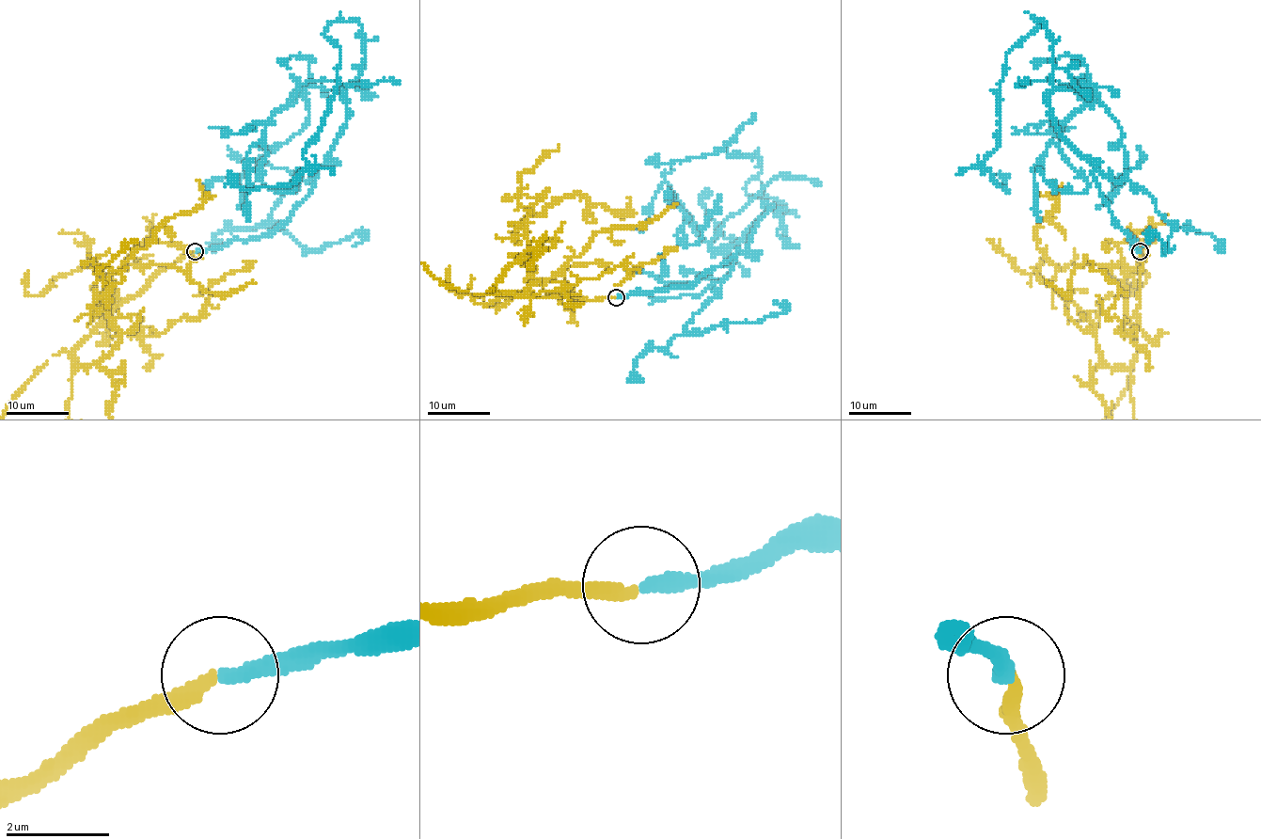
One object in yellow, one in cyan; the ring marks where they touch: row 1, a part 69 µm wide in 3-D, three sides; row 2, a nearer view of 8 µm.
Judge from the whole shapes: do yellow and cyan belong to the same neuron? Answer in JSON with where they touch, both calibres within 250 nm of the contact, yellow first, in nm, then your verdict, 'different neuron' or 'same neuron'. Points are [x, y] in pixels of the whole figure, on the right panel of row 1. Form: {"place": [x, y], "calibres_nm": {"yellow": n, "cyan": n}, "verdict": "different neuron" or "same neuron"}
{"place": [1140, 251], "calibres_nm": {"yellow": 280, "cyan": 280}, "verdict": "same neuron"}

